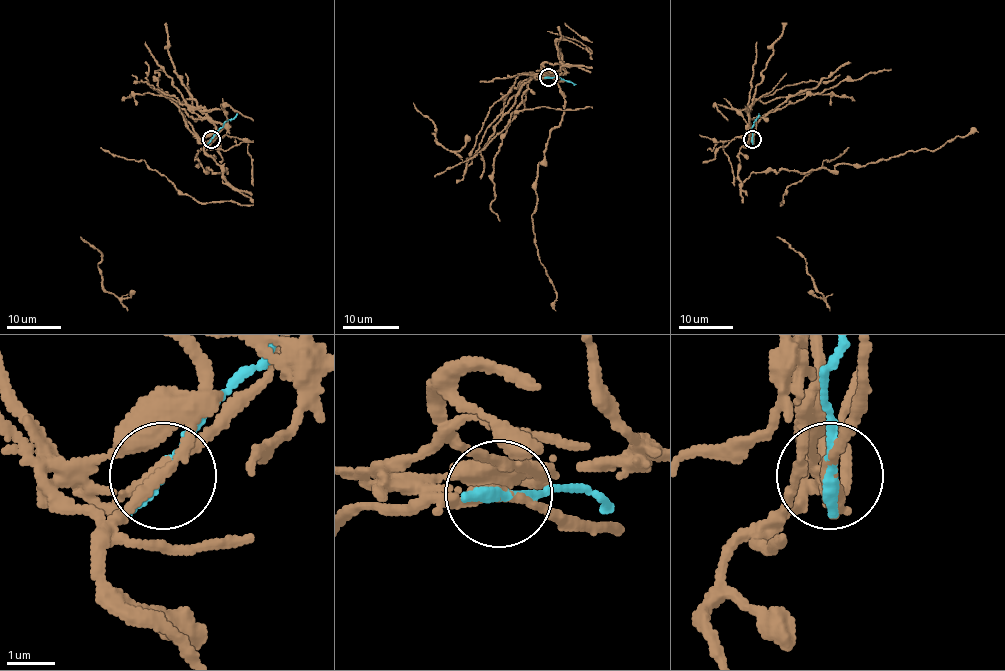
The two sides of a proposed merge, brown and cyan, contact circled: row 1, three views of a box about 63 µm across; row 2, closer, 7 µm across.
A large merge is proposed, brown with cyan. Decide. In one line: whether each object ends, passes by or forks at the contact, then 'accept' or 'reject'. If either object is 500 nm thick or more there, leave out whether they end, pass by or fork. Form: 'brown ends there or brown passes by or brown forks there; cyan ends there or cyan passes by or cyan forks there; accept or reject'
brown passes by; cyan ends there; reject

